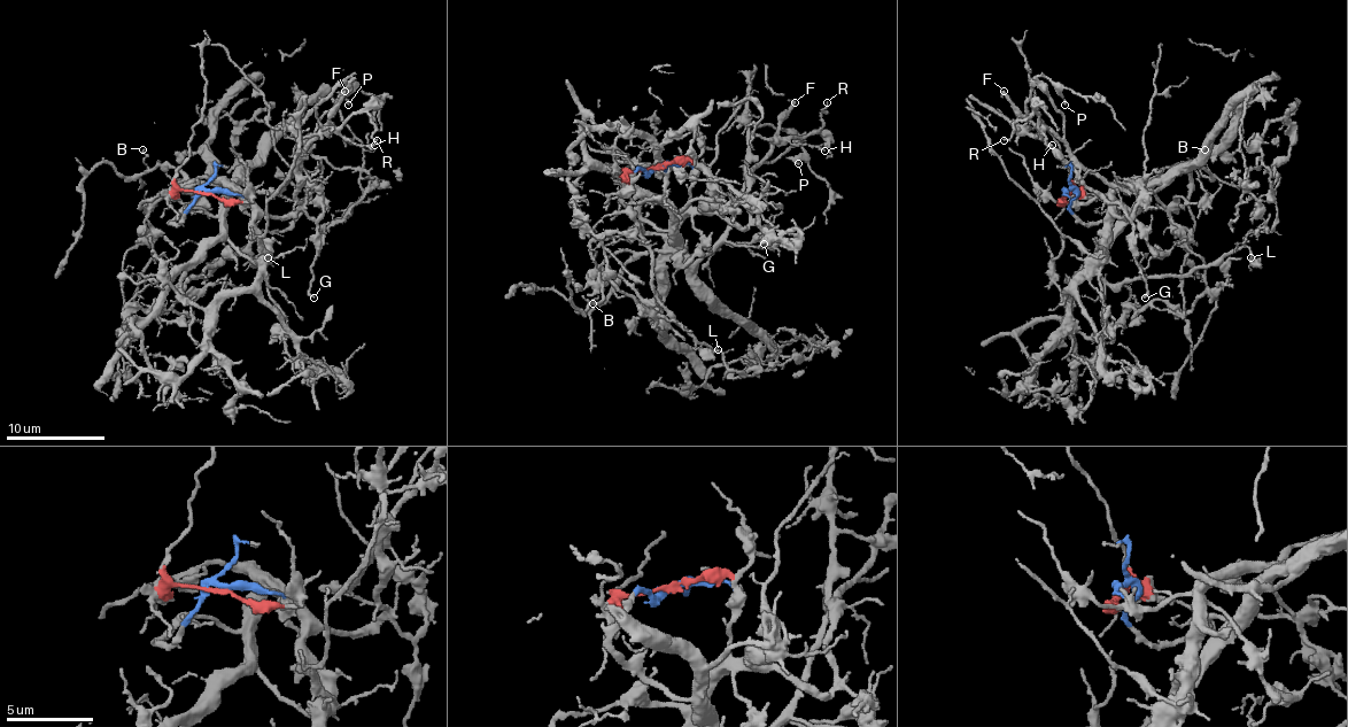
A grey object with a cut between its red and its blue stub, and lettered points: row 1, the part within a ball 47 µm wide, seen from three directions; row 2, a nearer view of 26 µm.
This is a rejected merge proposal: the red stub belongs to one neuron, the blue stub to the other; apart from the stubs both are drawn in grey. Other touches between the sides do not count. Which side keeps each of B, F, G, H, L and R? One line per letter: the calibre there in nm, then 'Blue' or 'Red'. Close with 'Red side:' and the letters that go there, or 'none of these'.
B: Thickness 140 nm. Blue
F: Thickness 280 nm. Blue
G: Thickness 200 nm. Red
H: Thickness 140 nm. Red
L: Thickness 220 nm. Blue
R: Thickness 140 nm. Red
Red side: G, H, R

